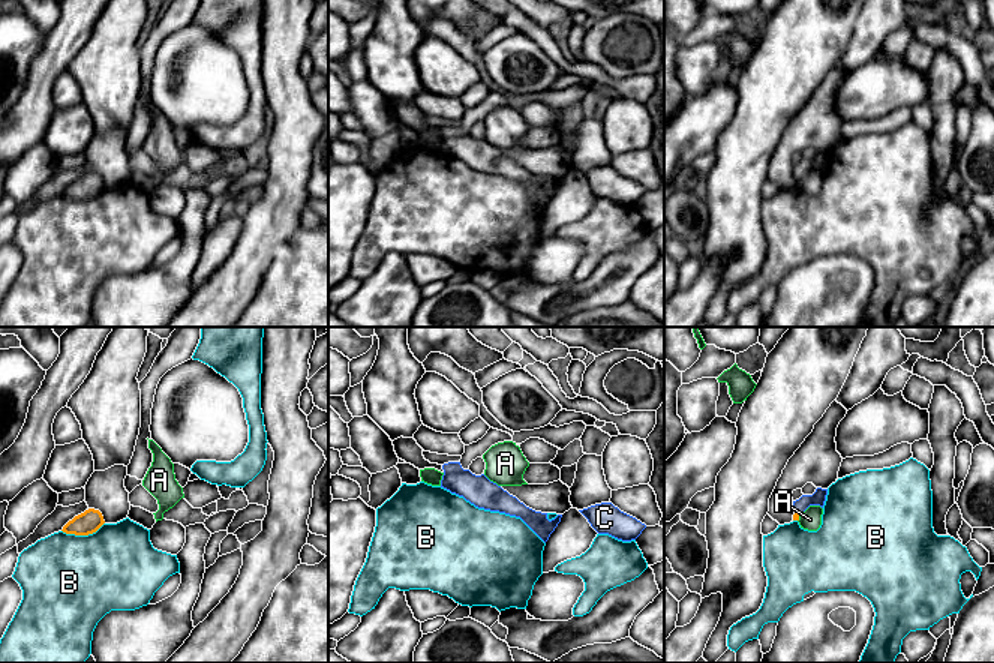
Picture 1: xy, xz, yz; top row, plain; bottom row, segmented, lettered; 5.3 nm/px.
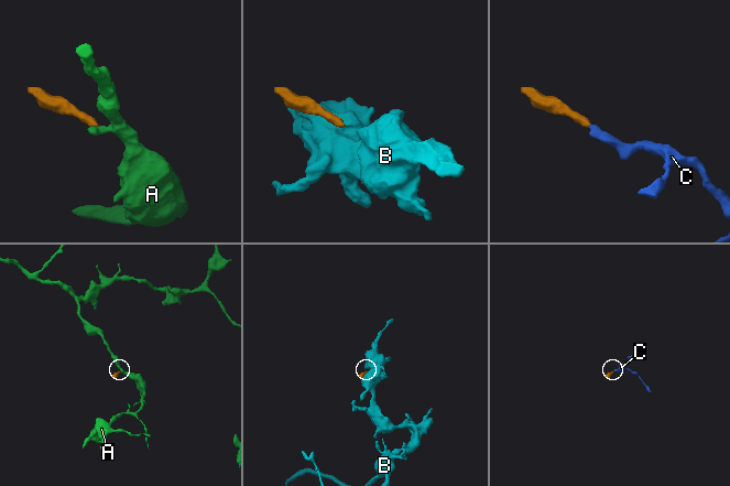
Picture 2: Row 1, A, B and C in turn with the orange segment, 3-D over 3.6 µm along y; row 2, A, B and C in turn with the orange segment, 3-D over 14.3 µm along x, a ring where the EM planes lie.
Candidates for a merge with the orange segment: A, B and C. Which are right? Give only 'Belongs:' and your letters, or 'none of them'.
Belongs: C

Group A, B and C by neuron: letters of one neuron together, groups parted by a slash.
A / B / C

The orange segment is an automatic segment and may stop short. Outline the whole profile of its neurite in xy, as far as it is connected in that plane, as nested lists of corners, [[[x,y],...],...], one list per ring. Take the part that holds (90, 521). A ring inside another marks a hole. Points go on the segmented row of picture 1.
[[[88,508],[84,513],[75,516],[63,526],[63,532],[75,536],[88,536],[96,532],[105,524],[99,510]]]

